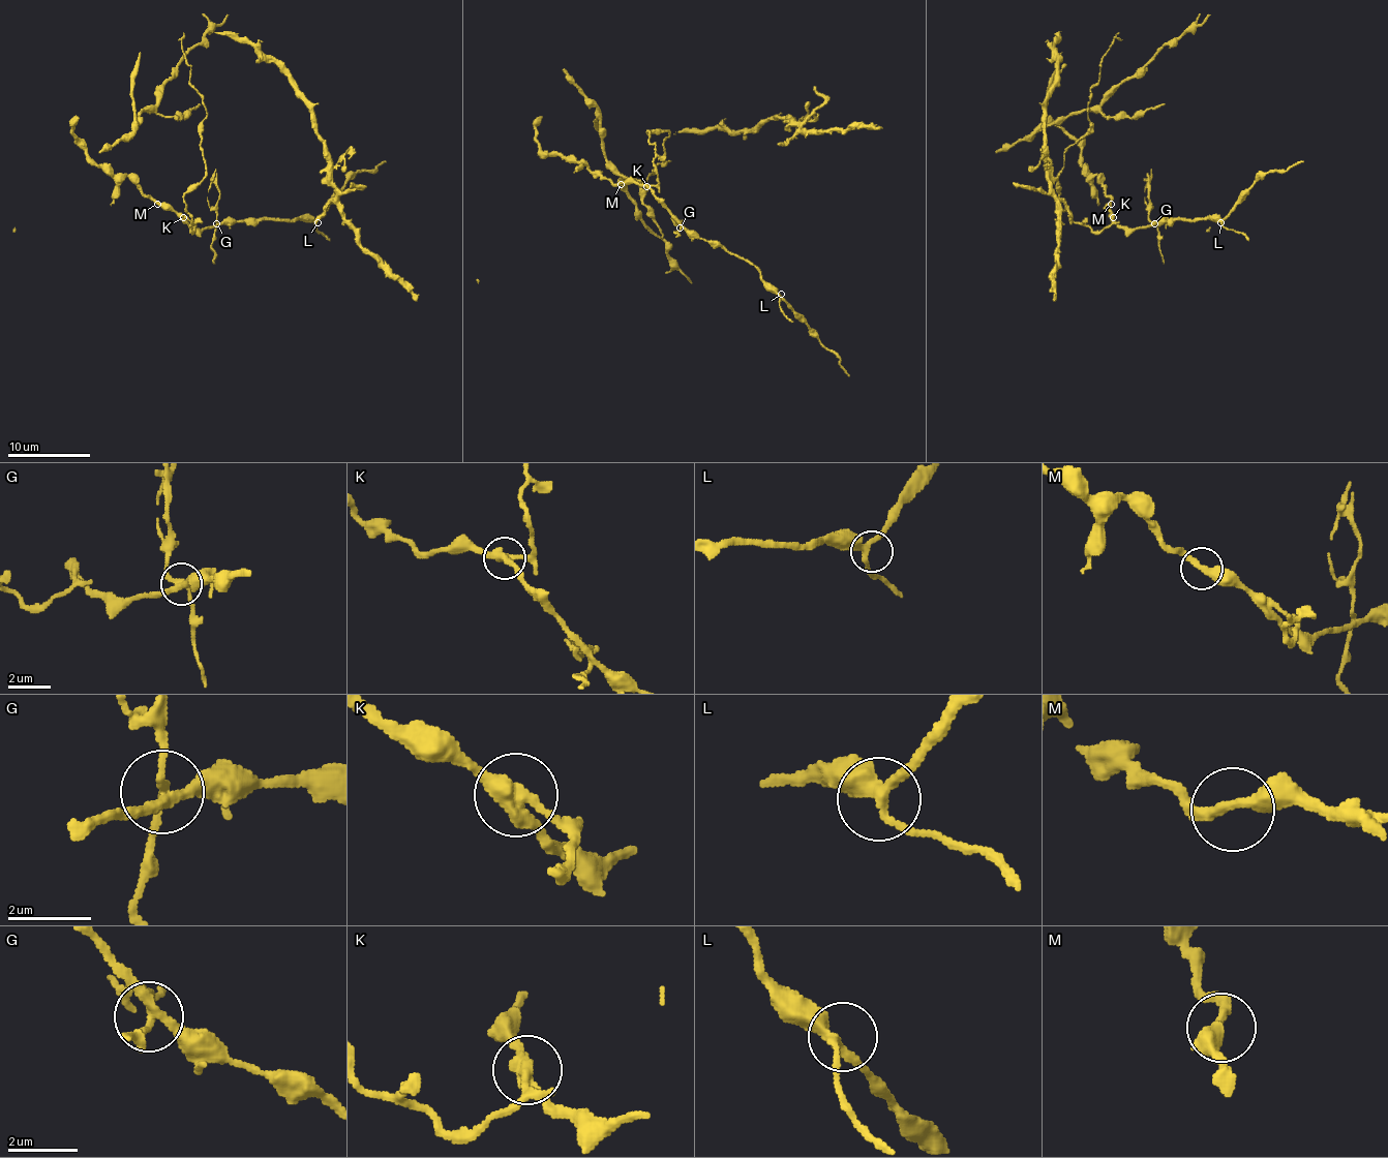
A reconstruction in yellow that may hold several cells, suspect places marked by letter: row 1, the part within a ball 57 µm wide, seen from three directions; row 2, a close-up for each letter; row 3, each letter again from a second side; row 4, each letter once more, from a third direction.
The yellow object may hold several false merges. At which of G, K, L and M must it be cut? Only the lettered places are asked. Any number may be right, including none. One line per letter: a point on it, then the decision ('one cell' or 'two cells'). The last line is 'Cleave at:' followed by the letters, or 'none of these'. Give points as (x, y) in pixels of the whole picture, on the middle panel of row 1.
G: at (680, 227); two cells
K: at (646, 186); two cells
L: at (781, 294); one cell
M: at (621, 184); one cell
Cleave at: G, K

